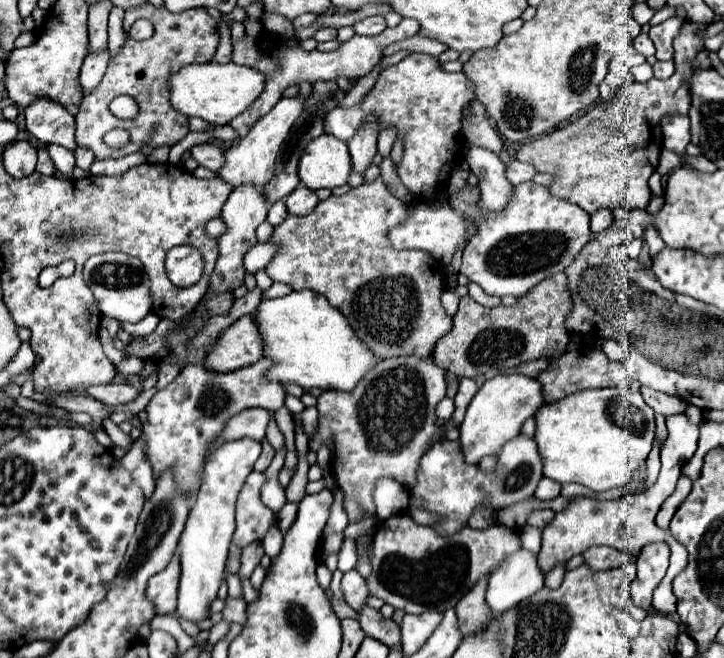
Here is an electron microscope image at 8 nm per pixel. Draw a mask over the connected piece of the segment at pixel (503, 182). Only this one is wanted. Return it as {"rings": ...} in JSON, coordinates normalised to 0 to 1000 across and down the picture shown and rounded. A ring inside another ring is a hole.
{"rings":[[[653,222],[648,225],[645,246],[662,274],[664,322],[698,316],[709,283],[698,271],[698,249],[689,243],[689,237],[678,228]]]}

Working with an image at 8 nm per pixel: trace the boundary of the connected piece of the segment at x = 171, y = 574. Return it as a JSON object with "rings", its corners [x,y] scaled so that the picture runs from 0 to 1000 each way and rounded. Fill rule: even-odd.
{"rings":[[[242,842],[239,851],[233,854],[233,860],[206,881],[203,909],[211,915],[217,933],[239,933],[242,930],[247,872],[250,872],[250,857],[247,857],[247,845]]]}

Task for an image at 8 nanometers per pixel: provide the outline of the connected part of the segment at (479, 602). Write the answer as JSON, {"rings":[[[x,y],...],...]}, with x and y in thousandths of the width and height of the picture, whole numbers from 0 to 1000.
{"rings":[[[675,872],[664,878],[664,884],[659,884],[659,891],[653,891],[653,897],[648,897],[648,903],[642,903],[642,909],[637,909],[637,915],[628,921],[634,939],[634,957],[640,960],[640,967],[667,957],[670,948],[675,945],[675,924],[670,915],[673,878]]]}

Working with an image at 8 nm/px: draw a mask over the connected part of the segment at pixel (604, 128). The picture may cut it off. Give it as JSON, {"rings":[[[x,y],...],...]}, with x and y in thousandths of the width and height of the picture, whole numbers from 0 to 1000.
{"rings":[[[949,33],[932,58],[932,112],[924,122],[899,119],[891,128],[874,125],[863,131],[847,152],[825,155],[794,185],[722,219],[714,228],[714,243],[736,249],[742,261],[761,264],[767,274],[758,292],[802,313],[811,325],[855,313],[869,319],[894,316],[899,301],[894,274],[905,261],[913,231],[910,179],[919,170],[952,170],[954,146],[949,122],[954,116],[954,94],[971,76],[971,61],[960,52],[965,43],[971,40]]]}

